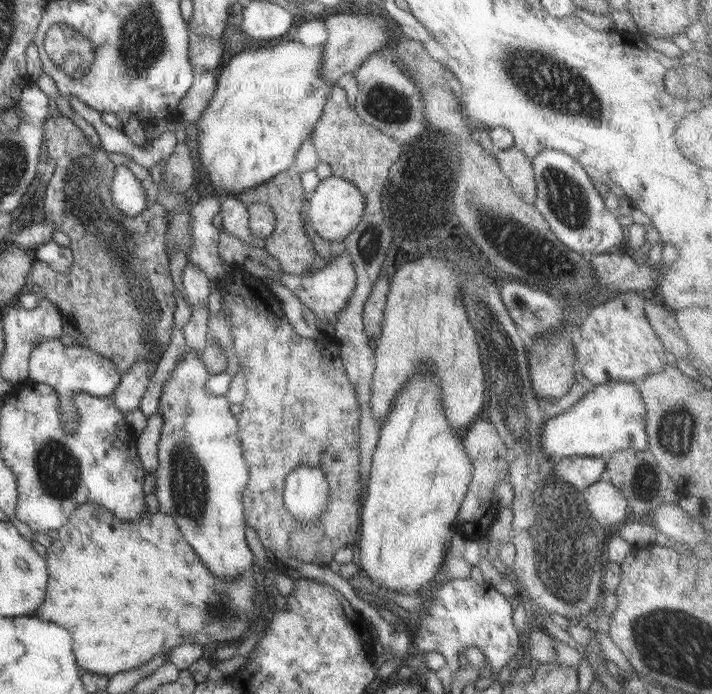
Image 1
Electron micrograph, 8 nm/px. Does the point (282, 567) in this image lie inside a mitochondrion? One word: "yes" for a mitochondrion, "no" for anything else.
no

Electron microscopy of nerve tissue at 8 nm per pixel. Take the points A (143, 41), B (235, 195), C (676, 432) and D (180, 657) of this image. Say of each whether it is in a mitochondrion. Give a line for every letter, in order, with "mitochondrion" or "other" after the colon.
A: mitochondrion
B: other
C: mitochondrion
D: other

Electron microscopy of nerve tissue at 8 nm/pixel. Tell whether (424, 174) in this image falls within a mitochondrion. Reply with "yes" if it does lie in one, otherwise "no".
no

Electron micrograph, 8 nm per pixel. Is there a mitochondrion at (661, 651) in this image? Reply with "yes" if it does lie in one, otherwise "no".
yes

